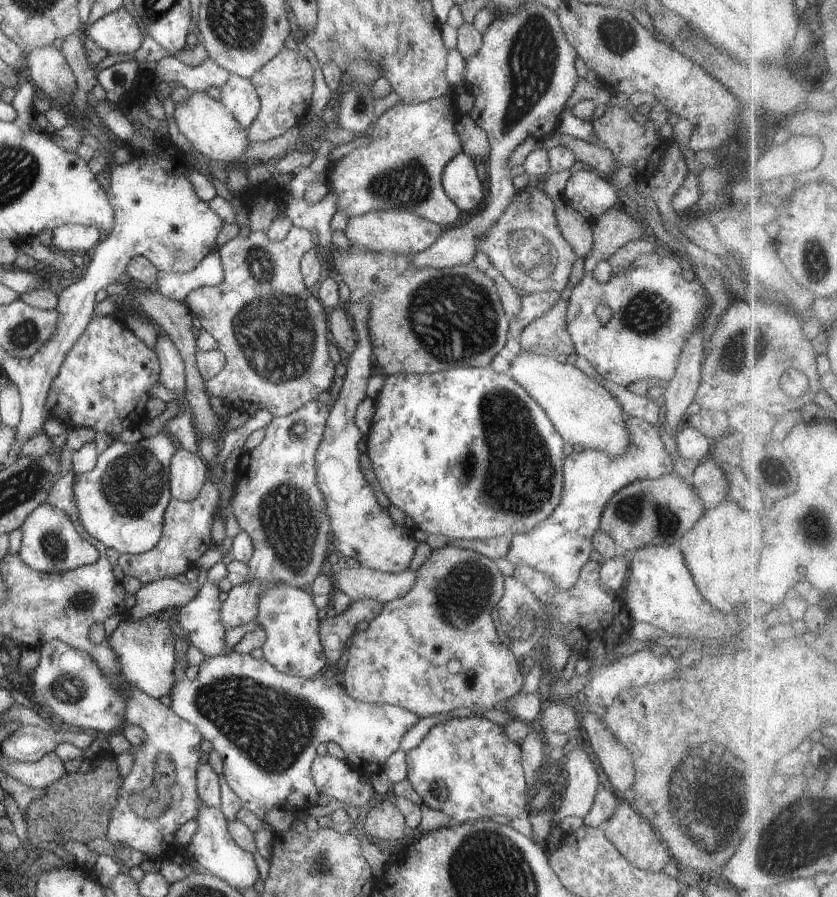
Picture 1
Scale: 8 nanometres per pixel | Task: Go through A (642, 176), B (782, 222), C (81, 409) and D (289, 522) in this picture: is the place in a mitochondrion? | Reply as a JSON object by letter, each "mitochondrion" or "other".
{"A":"other","B":"other","C":"other","D":"mitochondrion"}

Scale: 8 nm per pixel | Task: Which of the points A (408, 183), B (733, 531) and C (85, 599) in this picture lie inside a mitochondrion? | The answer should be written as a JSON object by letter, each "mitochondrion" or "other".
{"A":"mitochondrion","B":"other","C":"mitochondrion"}

